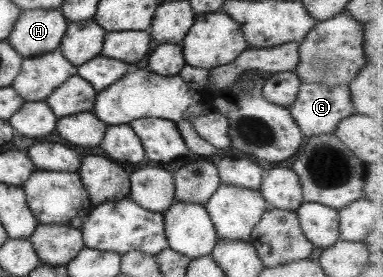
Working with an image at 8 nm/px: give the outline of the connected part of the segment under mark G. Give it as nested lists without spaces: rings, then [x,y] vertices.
[[[299,84],[299,91],[287,111],[304,136],[332,134],[338,122],[355,113],[348,85]]]

